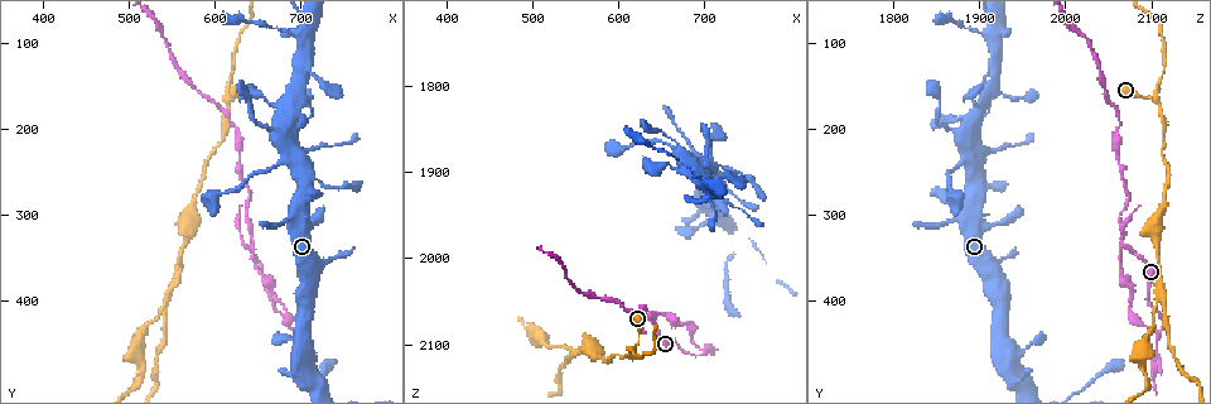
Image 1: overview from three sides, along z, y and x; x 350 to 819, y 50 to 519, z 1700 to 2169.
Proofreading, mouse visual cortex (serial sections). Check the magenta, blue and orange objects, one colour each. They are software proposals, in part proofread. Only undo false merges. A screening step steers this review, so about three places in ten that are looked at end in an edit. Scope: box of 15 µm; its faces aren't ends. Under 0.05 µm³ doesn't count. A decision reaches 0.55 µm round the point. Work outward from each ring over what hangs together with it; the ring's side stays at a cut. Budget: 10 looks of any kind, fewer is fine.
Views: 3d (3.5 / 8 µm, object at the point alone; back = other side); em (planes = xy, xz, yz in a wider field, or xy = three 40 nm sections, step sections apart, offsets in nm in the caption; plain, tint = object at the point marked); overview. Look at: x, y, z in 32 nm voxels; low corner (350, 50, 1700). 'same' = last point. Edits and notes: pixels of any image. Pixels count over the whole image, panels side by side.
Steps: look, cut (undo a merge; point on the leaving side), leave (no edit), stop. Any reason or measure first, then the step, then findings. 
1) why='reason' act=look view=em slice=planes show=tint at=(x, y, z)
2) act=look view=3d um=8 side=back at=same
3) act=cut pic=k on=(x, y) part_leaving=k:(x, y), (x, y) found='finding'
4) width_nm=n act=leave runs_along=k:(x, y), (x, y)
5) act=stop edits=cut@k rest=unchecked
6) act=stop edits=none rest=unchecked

why='calibre changes' act=look view=3d um=3.5 at=(685, 310, 1870)

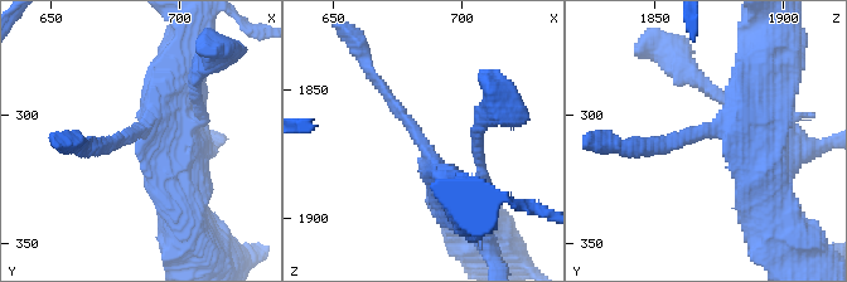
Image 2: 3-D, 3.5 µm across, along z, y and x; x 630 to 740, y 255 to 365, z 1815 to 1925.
act=look view=em slice=xy step=3 show=tint at=(686, 305, 1873)

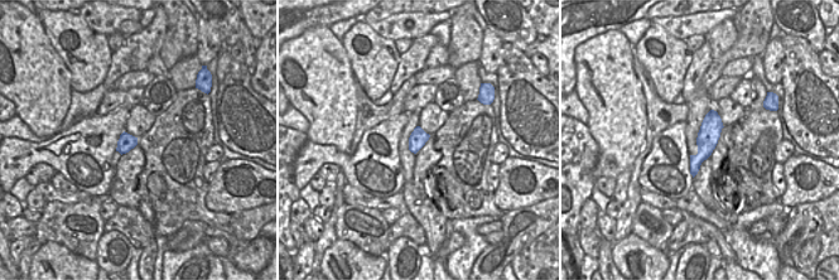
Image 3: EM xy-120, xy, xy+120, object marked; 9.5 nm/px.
act=leave found='one cell here'

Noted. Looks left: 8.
why='abrupt turn' act=look view=3d um=8 at=(700, 430, 2110)

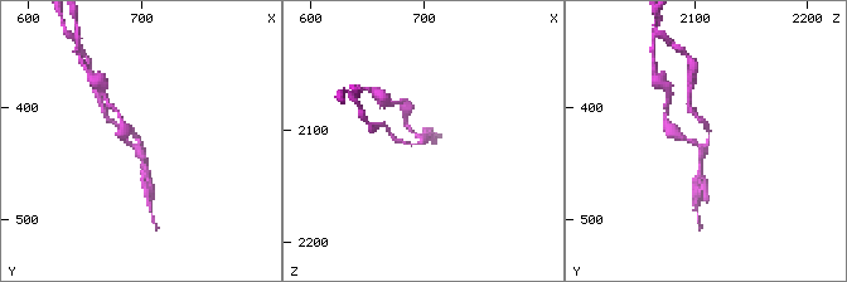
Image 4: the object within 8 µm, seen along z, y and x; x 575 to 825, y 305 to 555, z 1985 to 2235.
why='zoom in' act=look view=3d um=3.5 at=(698, 434, 2110)

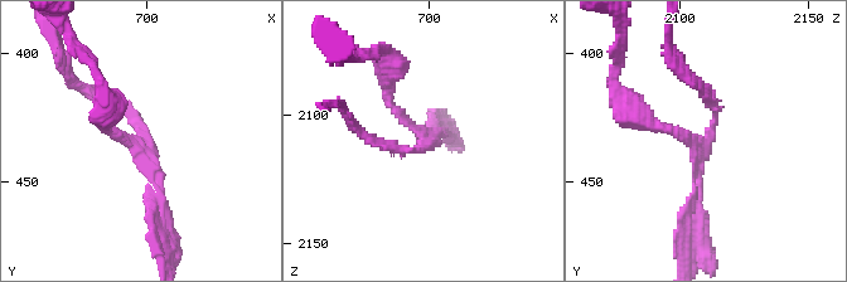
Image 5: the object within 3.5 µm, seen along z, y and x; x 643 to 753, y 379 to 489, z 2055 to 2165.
act=look view=em slice=xy step=3 show=tint at=(700, 432, 2111)

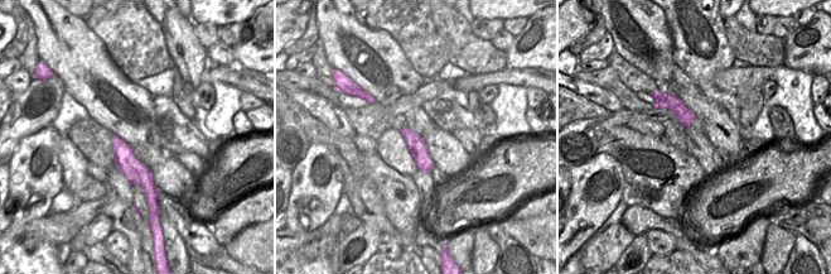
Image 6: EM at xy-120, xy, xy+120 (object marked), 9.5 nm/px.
arms=3 arm_widths_nm=100,150,150 act=cut pic=5 on=(664, 129) part_leaving=5:(695, 139), (639, 116), (614, 73) found='two cells meet here'

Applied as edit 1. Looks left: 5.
why='redraw' act=look view=overview

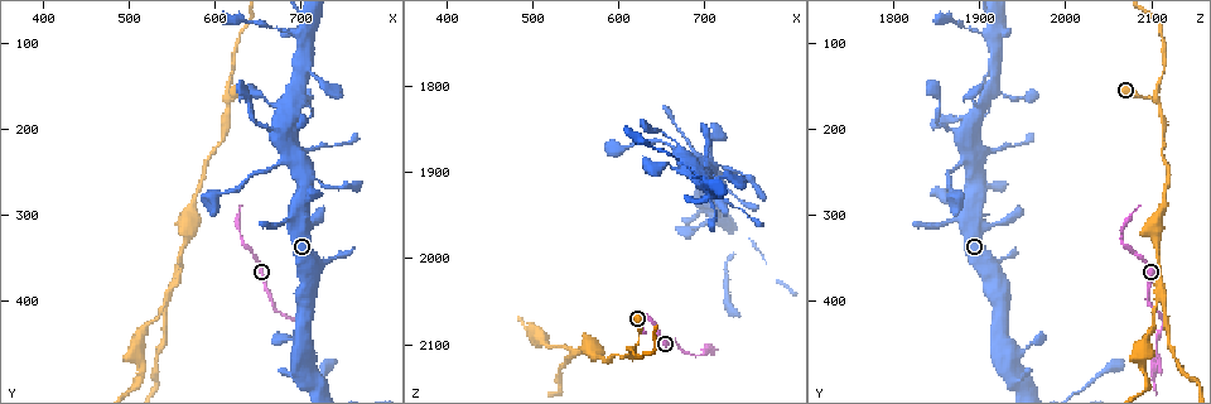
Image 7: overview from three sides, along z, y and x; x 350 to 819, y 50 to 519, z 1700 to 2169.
why='sudden change in width' act=look view=3d um=3.5 at=(705, 230, 1915)

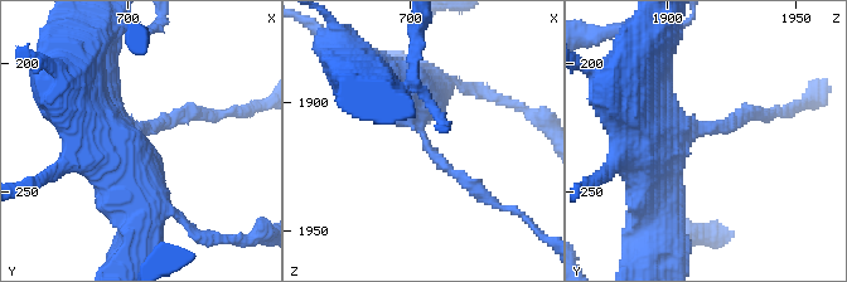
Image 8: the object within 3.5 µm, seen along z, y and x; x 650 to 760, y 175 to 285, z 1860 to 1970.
arm_widths_nm=200,600 act=look view=em slice=planes show=tint at=(707, 226, 1916)

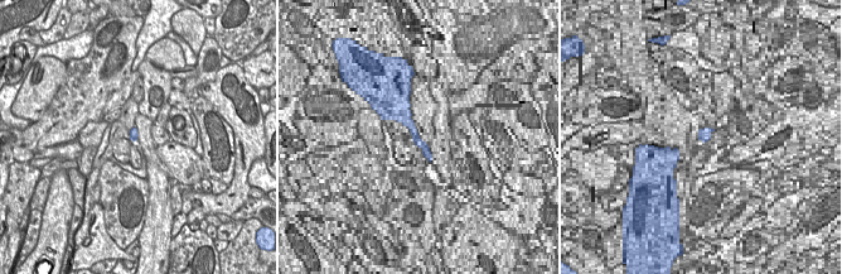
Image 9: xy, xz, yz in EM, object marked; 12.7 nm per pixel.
why='cut it another way' act=look view=em slice=xy step=5 show=tint at=same

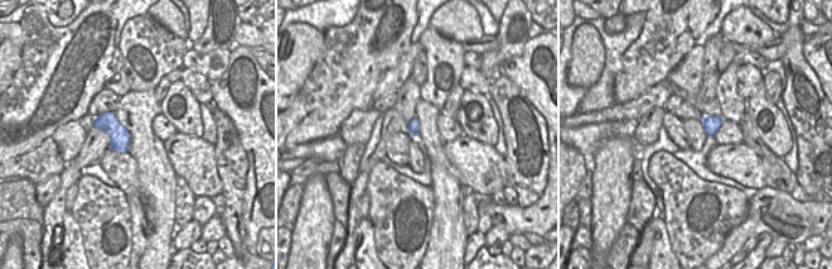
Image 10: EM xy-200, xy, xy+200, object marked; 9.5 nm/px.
width_nm=120 act=leave runs_along=8:(419, 91), (426, 149), (484, 197) found='continuous, no second cell'

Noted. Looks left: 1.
act=stop edits=cut@5 rest=unchecked

